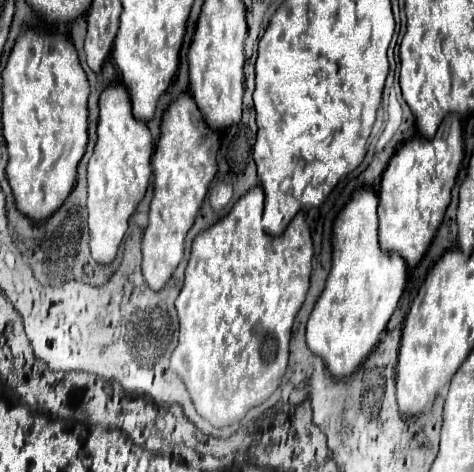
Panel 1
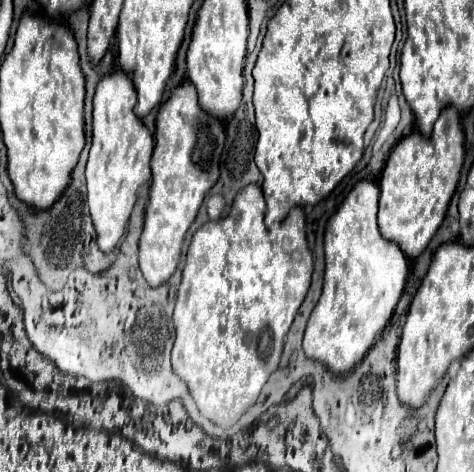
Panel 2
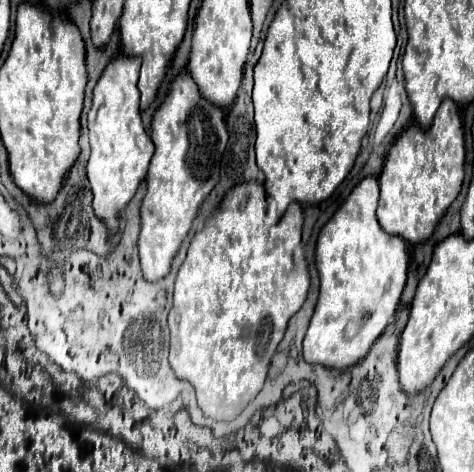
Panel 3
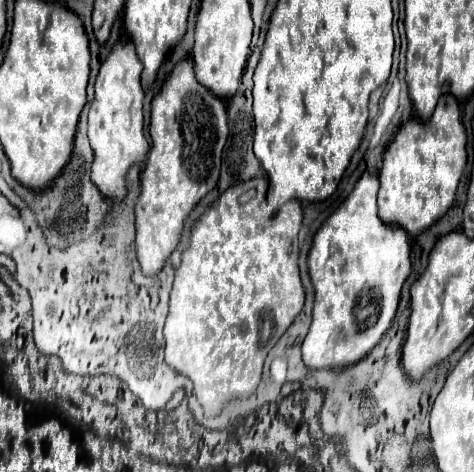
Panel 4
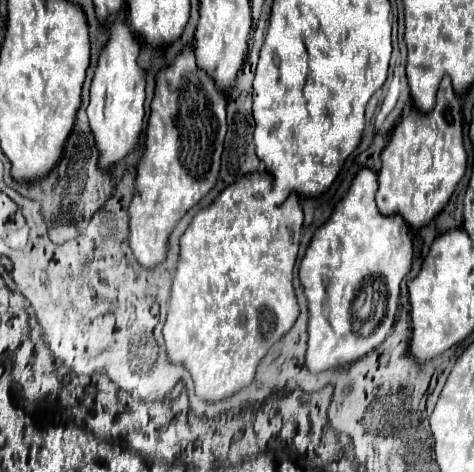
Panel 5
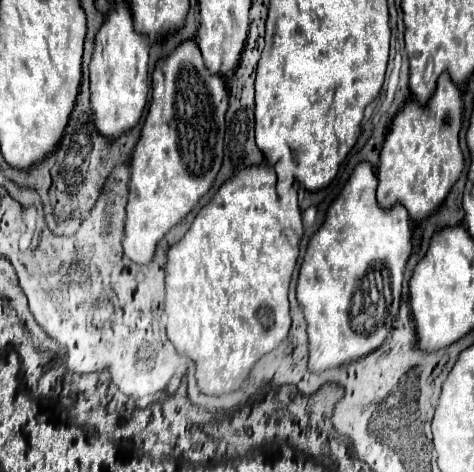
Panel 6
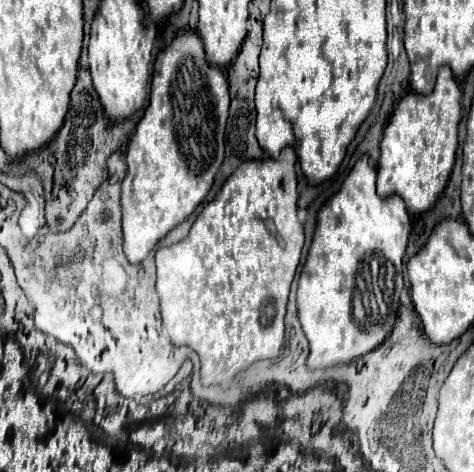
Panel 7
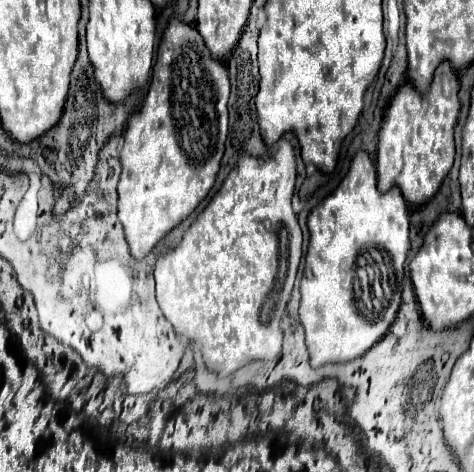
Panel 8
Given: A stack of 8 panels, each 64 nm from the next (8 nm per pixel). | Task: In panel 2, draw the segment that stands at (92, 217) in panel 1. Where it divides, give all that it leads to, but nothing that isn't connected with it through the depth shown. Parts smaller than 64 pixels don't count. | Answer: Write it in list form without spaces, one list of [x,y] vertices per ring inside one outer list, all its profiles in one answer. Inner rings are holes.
[[[116,70],[102,78],[94,96],[94,140],[86,164],[88,206],[96,228],[96,244],[104,254],[110,254],[122,238],[138,190],[150,182],[150,158],[154,140],[142,120],[134,114],[136,92],[128,84],[128,76]]]

